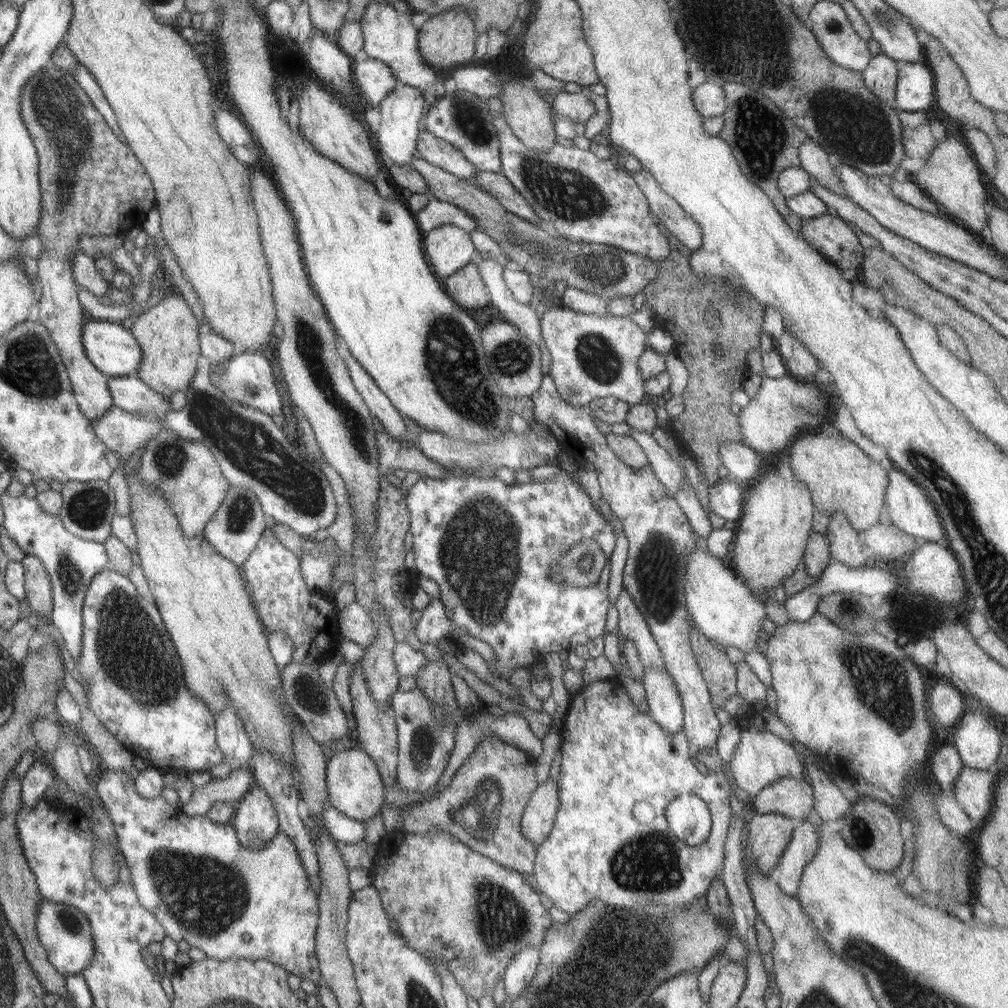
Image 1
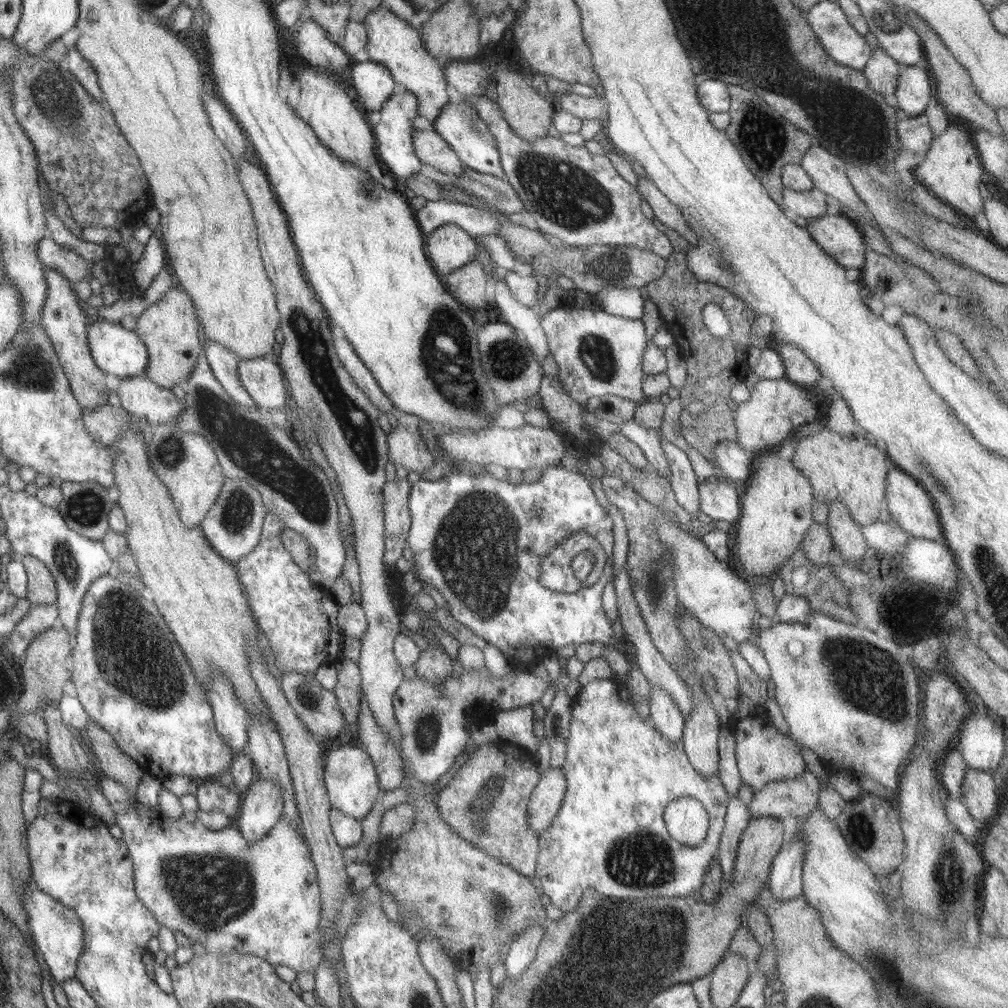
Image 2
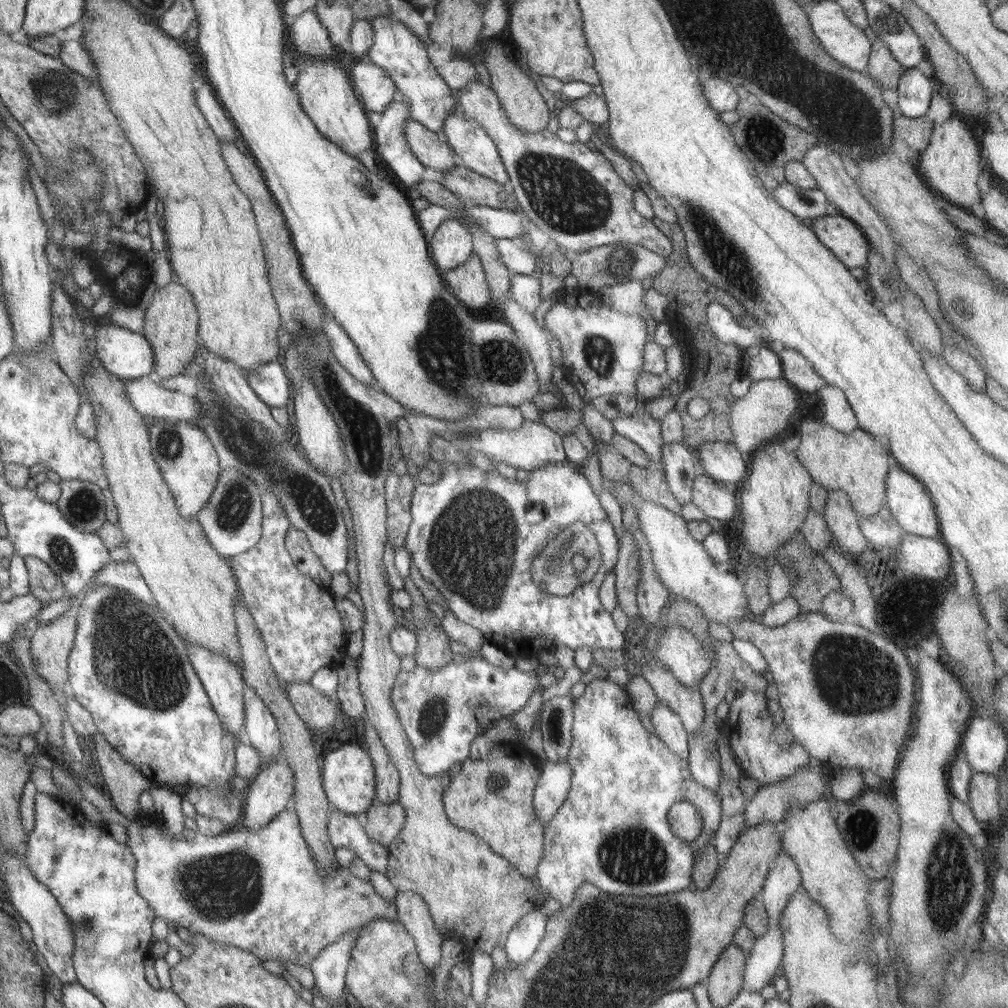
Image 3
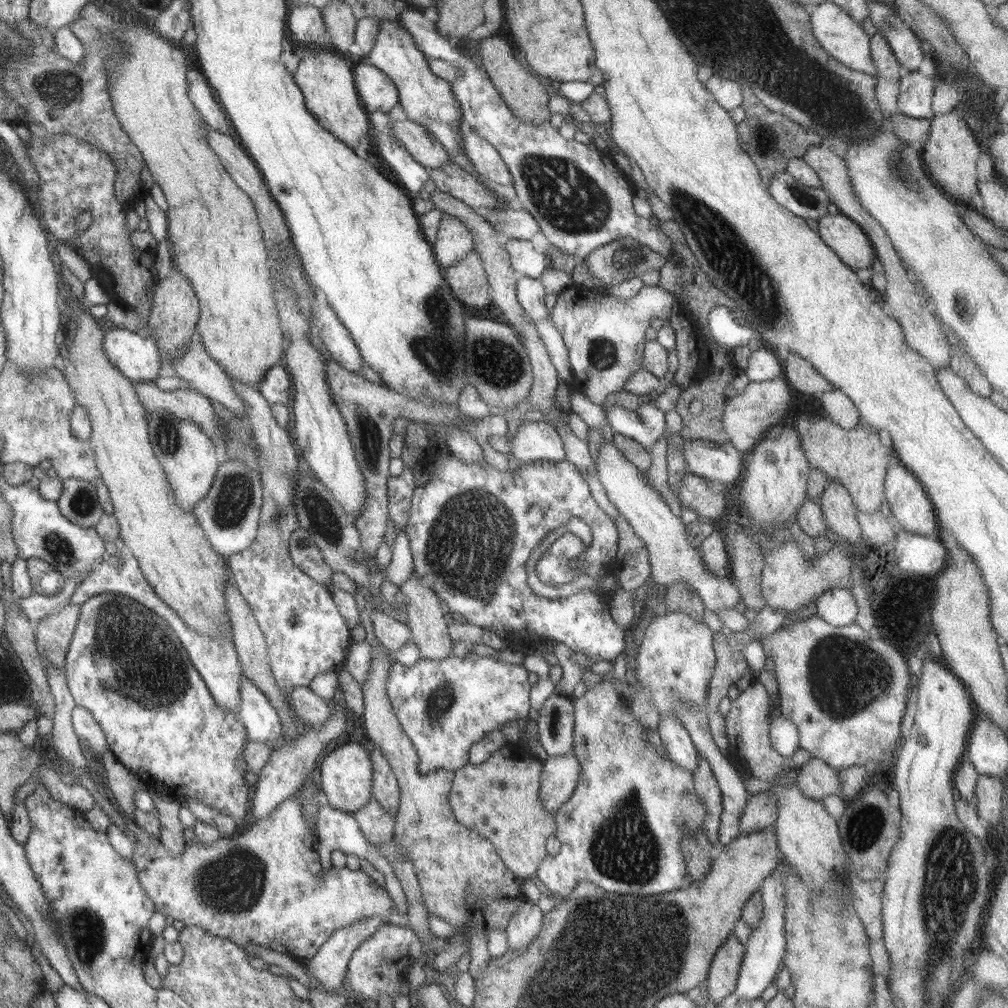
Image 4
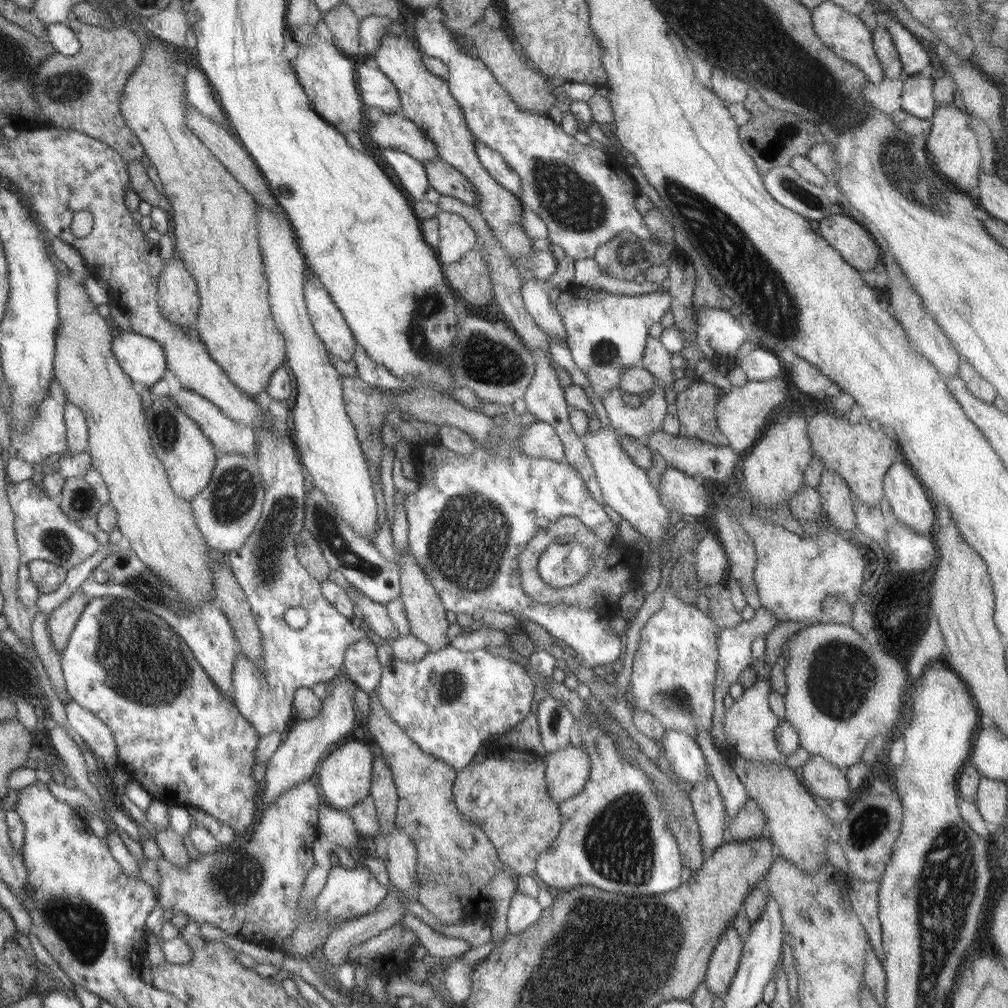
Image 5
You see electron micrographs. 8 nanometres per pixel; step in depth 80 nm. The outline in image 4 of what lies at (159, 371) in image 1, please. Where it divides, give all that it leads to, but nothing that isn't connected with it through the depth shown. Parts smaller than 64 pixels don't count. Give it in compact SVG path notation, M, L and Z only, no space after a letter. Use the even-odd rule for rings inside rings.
M176 268L166 279L158 280L154 290L153 306L151 308L149 324L152 334L150 337L159 342L160 351L164 354L164 362L173 362L173 358L179 358L183 354L186 345L192 343L194 328L199 322L198 316L202 314L199 297L188 277L180 273Z

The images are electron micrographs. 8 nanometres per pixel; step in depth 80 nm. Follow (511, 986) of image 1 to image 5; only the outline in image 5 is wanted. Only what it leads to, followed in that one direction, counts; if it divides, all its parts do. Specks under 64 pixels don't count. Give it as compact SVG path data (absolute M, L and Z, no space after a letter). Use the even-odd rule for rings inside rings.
M516 892L511 898L509 928L512 934L521 934L540 920L542 906L538 901L528 895Z

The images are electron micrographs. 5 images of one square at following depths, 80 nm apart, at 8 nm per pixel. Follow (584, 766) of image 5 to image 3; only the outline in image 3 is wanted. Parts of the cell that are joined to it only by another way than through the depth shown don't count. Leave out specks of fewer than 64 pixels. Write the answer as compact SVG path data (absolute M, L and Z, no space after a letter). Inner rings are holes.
M545 762L537 778L533 794L533 807L538 821L548 823L568 796L572 767L566 763Z

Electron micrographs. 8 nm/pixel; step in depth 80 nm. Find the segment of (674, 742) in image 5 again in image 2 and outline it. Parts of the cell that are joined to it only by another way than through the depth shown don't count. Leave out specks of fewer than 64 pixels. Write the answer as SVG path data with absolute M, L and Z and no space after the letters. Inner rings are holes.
M652 688L649 701L652 728L656 728L668 742L682 741L686 720L670 694L666 690Z

